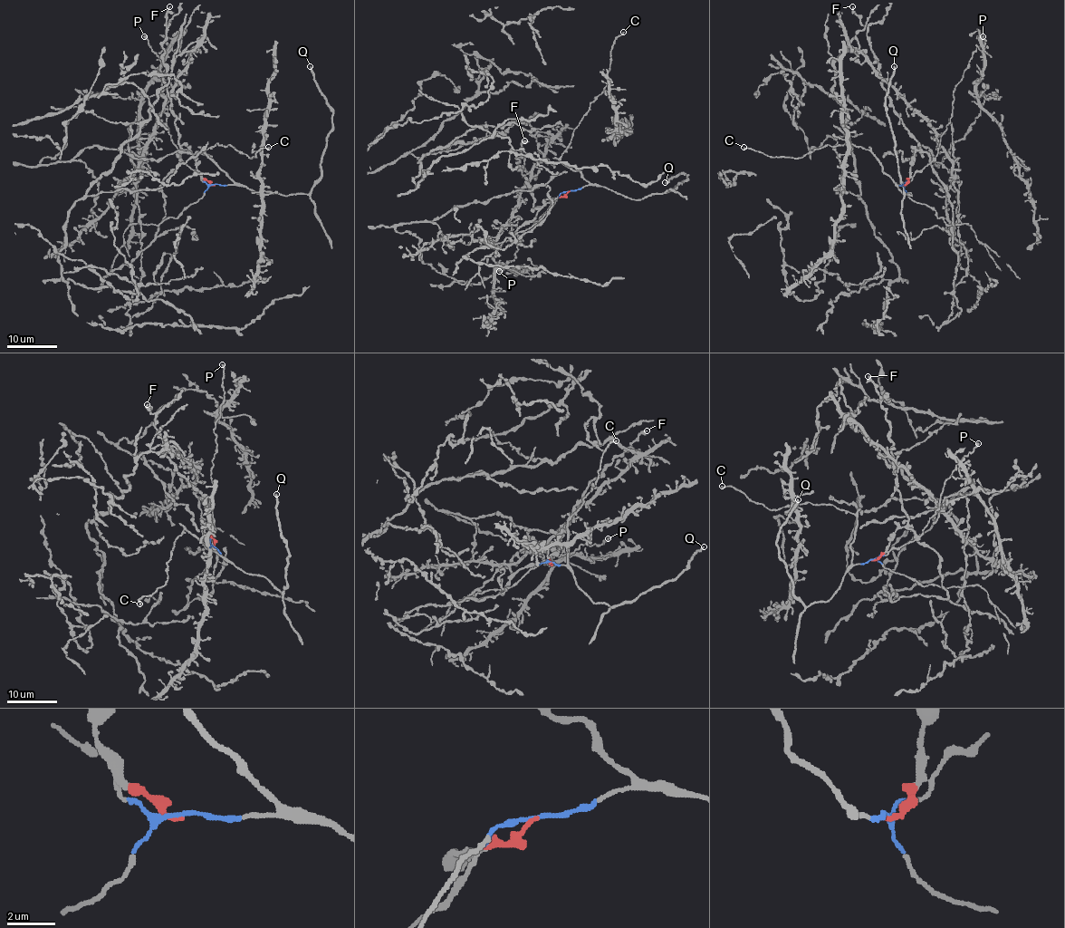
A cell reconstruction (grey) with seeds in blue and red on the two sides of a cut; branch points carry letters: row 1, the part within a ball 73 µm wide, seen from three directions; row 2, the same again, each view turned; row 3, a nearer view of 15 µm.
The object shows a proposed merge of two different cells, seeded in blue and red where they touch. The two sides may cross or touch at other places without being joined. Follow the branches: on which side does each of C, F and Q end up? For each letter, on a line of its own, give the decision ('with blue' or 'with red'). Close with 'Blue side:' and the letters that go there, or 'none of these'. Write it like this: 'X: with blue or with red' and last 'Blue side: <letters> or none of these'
C: with blue
F: with red
Q: with blue
Blue side: C, Q

